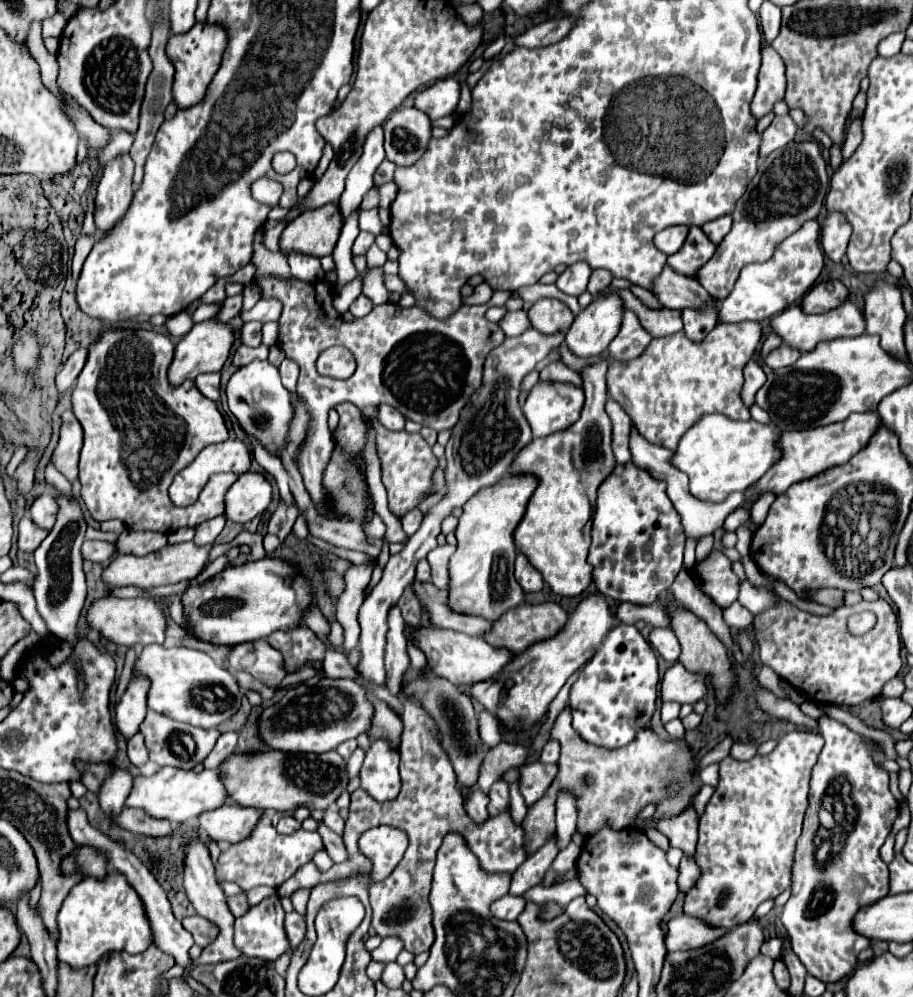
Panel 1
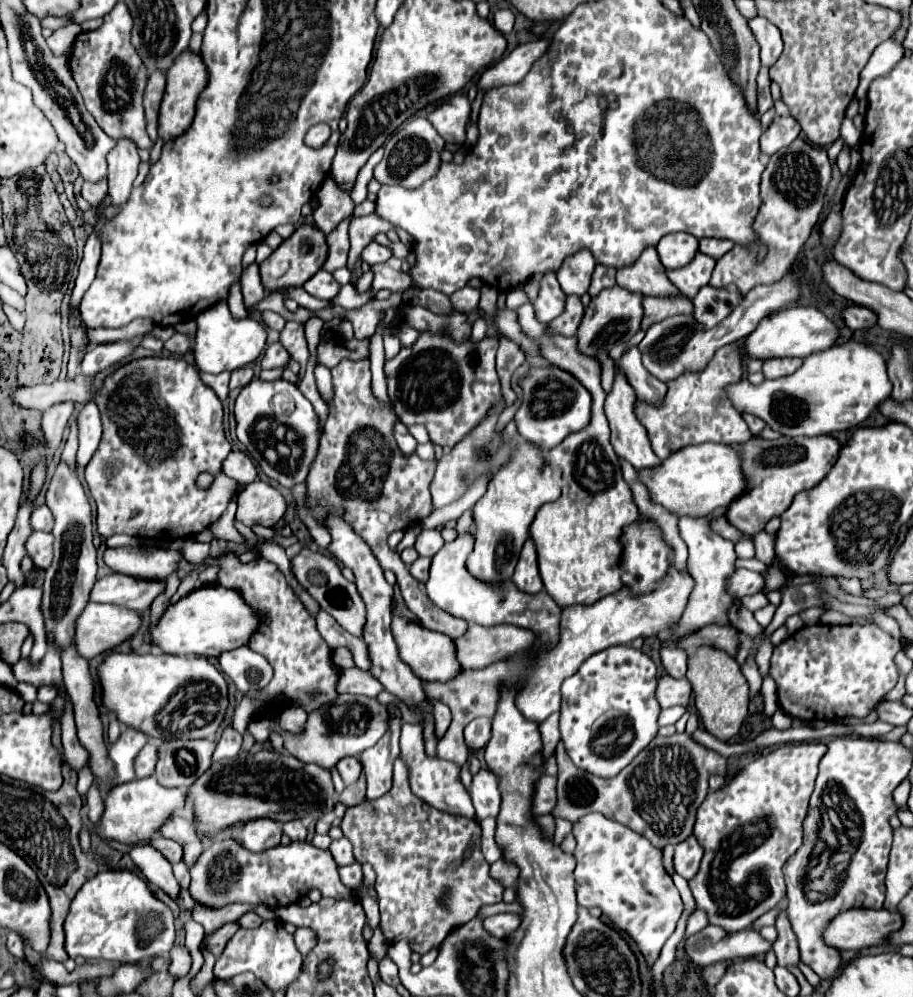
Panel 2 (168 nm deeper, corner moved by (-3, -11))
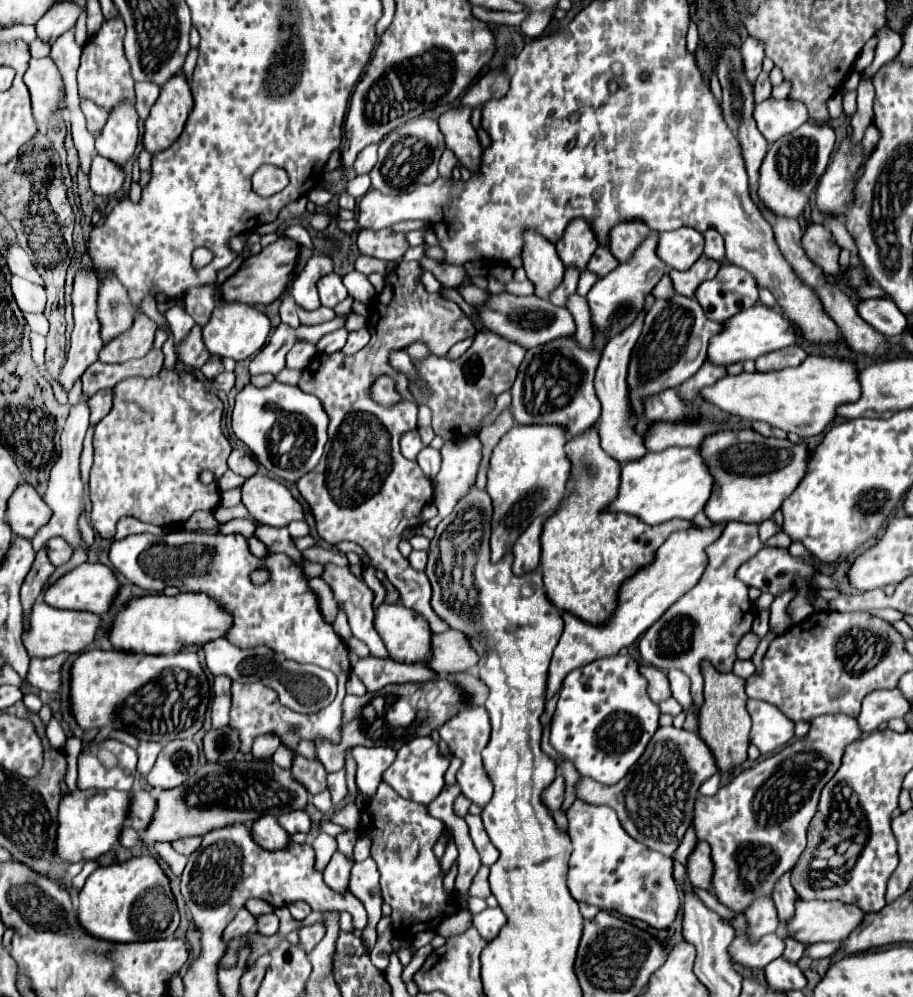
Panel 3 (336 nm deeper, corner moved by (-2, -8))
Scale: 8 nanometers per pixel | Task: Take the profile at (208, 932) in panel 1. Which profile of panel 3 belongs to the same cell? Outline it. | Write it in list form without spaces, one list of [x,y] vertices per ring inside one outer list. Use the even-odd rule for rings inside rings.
[[[242,907],[242,909],[236,913],[236,917],[228,923],[228,927],[224,929],[224,933],[222,933],[224,943],[228,943],[230,939],[240,937],[240,935],[244,935],[244,933],[252,931],[252,929],[254,929],[254,923],[256,923],[256,917],[254,917],[254,915],[250,915],[250,913],[248,913],[248,909],[244,909],[244,907]]]

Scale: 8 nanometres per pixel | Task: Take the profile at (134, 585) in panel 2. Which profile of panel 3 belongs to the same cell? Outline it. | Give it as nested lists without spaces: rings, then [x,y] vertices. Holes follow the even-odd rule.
[[[82,563],[80,567],[72,569],[64,577],[60,577],[52,587],[48,587],[44,593],[44,601],[48,605],[60,607],[60,609],[80,609],[80,611],[92,611],[92,613],[106,613],[112,607],[112,603],[118,595],[118,589],[120,589],[120,583],[110,567],[100,565],[100,563],[96,563],[96,565]]]

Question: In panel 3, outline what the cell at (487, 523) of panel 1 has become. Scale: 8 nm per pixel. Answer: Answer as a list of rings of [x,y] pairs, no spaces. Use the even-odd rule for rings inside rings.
[[[516,425],[494,447],[488,469],[486,493],[492,497],[490,561],[498,563],[536,517],[556,509],[566,495],[570,461],[564,453],[568,435],[558,425]]]

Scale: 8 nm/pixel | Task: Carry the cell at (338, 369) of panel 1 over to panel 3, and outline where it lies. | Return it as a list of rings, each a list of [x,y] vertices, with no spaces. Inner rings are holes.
[[[400,261],[398,269],[386,277],[384,291],[374,299],[374,303],[372,303],[374,309],[370,307],[368,329],[370,329],[372,339],[364,349],[360,349],[354,355],[344,355],[342,351],[332,353],[332,355],[318,353],[312,359],[312,363],[304,369],[298,387],[306,393],[316,395],[322,401],[322,405],[330,417],[330,425],[328,425],[328,445],[324,449],[324,457],[320,459],[320,465],[316,465],[316,469],[312,469],[312,473],[304,475],[296,485],[298,485],[300,495],[308,501],[308,505],[312,509],[318,535],[324,541],[328,541],[330,545],[334,545],[338,541],[354,541],[360,547],[364,547],[366,553],[370,555],[374,567],[382,569],[386,573],[386,577],[390,579],[390,583],[400,591],[402,605],[420,613],[430,623],[432,633],[444,633],[450,627],[446,625],[446,621],[440,621],[440,617],[436,617],[434,609],[430,607],[430,581],[428,581],[428,577],[420,571],[414,571],[410,567],[408,559],[404,559],[398,551],[400,533],[408,527],[414,527],[418,523],[424,523],[424,521],[436,517],[438,511],[434,505],[432,481],[422,473],[422,469],[418,467],[416,461],[408,461],[400,453],[400,445],[398,445],[400,435],[404,431],[416,429],[418,405],[408,391],[408,377],[390,367],[388,355],[392,349],[404,349],[412,341],[424,341],[434,355],[446,355],[448,349],[452,345],[456,345],[458,341],[462,341],[466,337],[474,337],[476,329],[474,329],[472,321],[464,315],[464,311],[456,303],[444,299],[440,293],[428,293],[418,283],[416,277],[420,275],[420,271],[422,269],[420,269],[418,261],[408,261],[408,263]],[[380,375],[388,375],[396,381],[396,391],[402,395],[402,401],[398,401],[394,405],[380,405],[370,397],[372,385]],[[350,447],[354,447],[358,451],[358,457],[362,457],[362,453],[368,451],[368,447],[370,447],[370,467],[362,467],[362,461],[358,461],[358,463],[352,461],[350,459]]]

